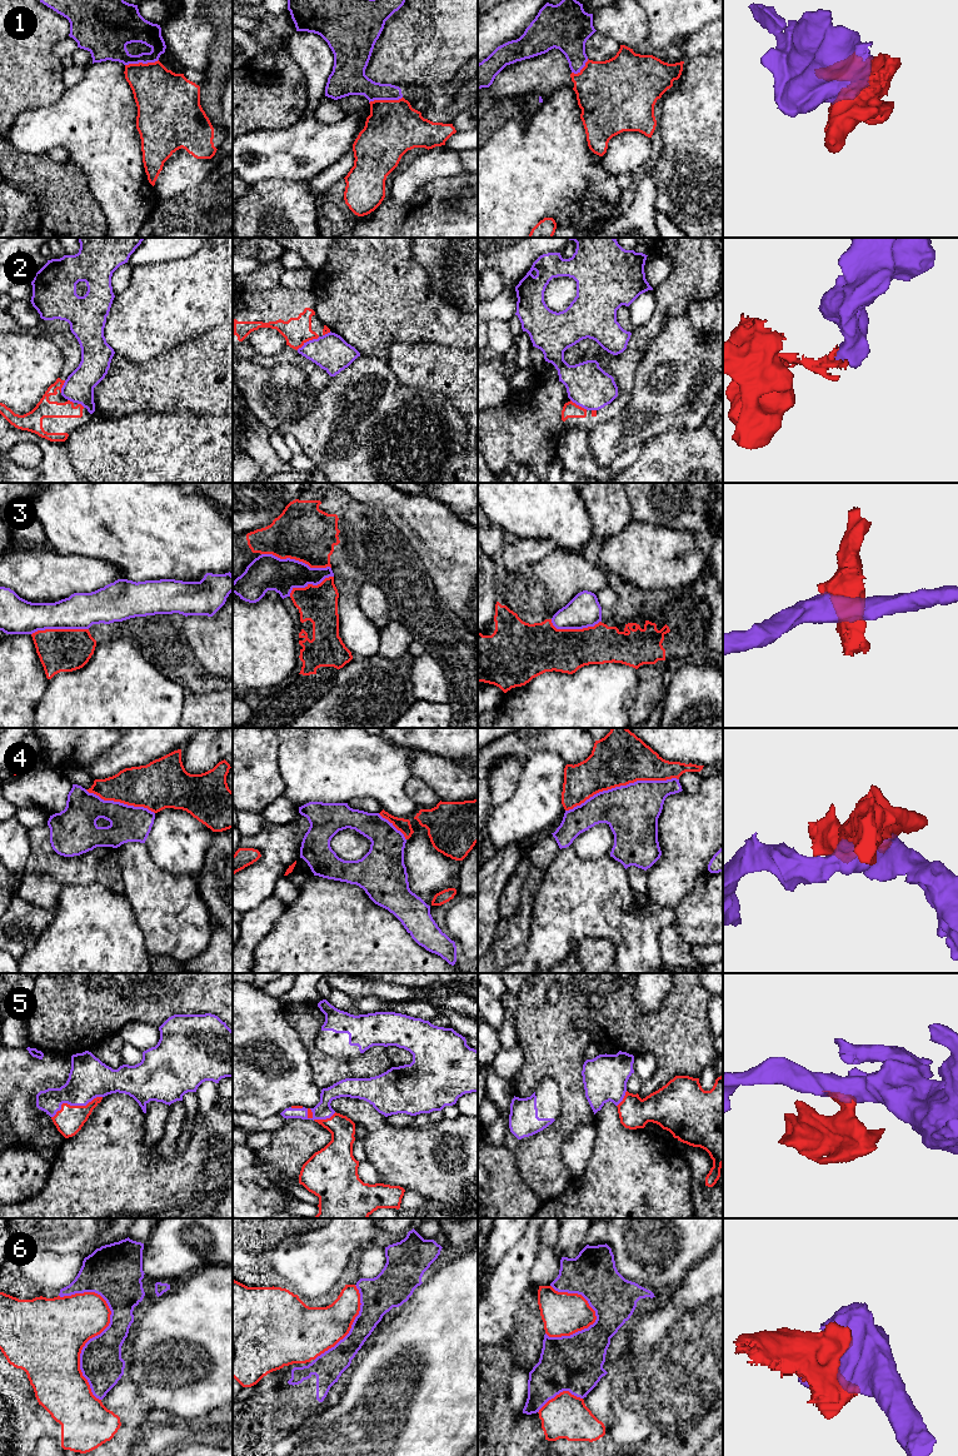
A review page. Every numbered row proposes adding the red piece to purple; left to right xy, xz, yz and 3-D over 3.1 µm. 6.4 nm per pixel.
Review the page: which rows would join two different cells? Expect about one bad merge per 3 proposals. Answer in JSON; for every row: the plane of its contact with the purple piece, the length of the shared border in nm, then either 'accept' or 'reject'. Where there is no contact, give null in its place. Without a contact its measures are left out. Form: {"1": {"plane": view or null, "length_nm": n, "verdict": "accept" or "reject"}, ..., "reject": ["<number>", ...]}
{"1": {"plane": "xy", "length_nm": 220, "verdict": "reject"}, "2": {"plane": "xz", "length_nm": 170, "verdict": "reject"}, "3": {"plane": "xz", "length_nm": 460, "verdict": "reject"}, "4": {"plane": "yz", "length_nm": 750, "verdict": "reject"}, "5": {"plane": "xy", "length_nm": 360, "verdict": "accept"}, "6": {"plane": "xy", "length_nm": 750, "verdict": "reject"}, "reject": ["1", "2", "3", "4", "6"]}

